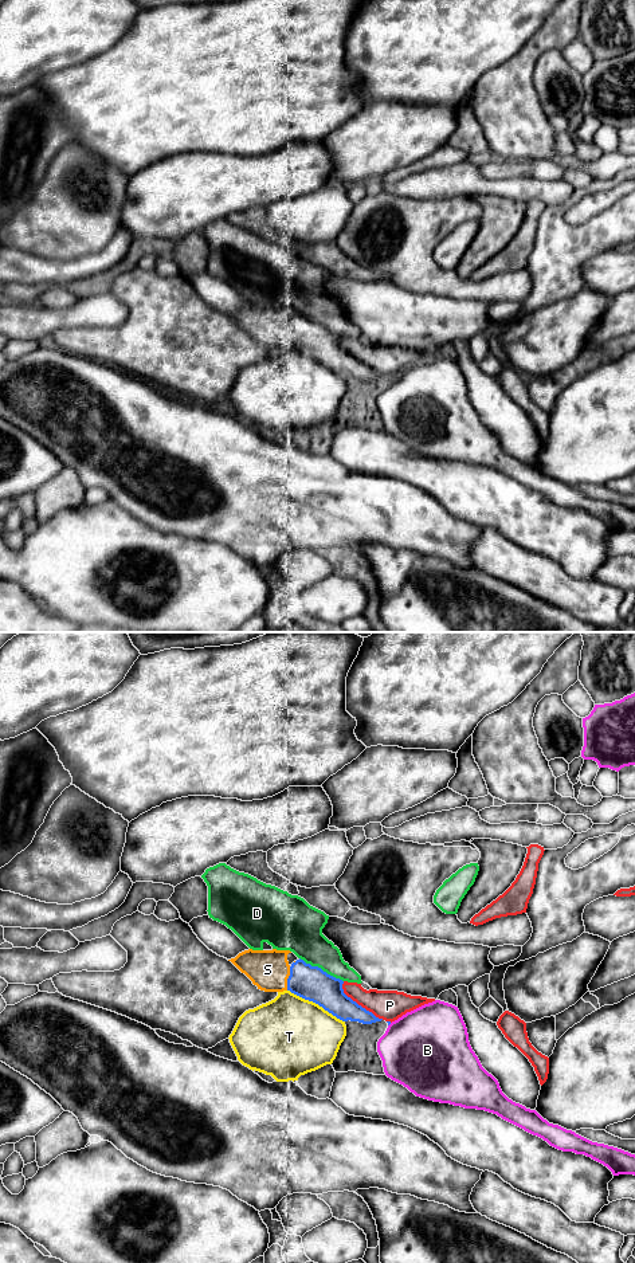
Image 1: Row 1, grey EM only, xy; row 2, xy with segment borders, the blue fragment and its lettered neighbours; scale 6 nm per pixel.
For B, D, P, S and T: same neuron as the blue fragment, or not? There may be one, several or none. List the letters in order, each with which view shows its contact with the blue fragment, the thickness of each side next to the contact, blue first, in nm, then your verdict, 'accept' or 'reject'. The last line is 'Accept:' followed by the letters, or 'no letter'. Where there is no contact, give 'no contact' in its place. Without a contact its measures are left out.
B: no contact; reject
D: meets blue in xy; 200 nm thick on the blue side, 260 nm on the other; reject
P: meets blue in xy; 190 nm thick on the blue side, 180 nm on the other; reject
S: meets blue in xy; 200 nm thick on the blue side, 240 nm on the other; accept
T: meets blue in xy; 200 nm thick on the blue side, 480 nm on the other; reject
Accept: S

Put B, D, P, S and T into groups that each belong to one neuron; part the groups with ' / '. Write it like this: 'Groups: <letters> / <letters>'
Groups: B / D / P / S / T

